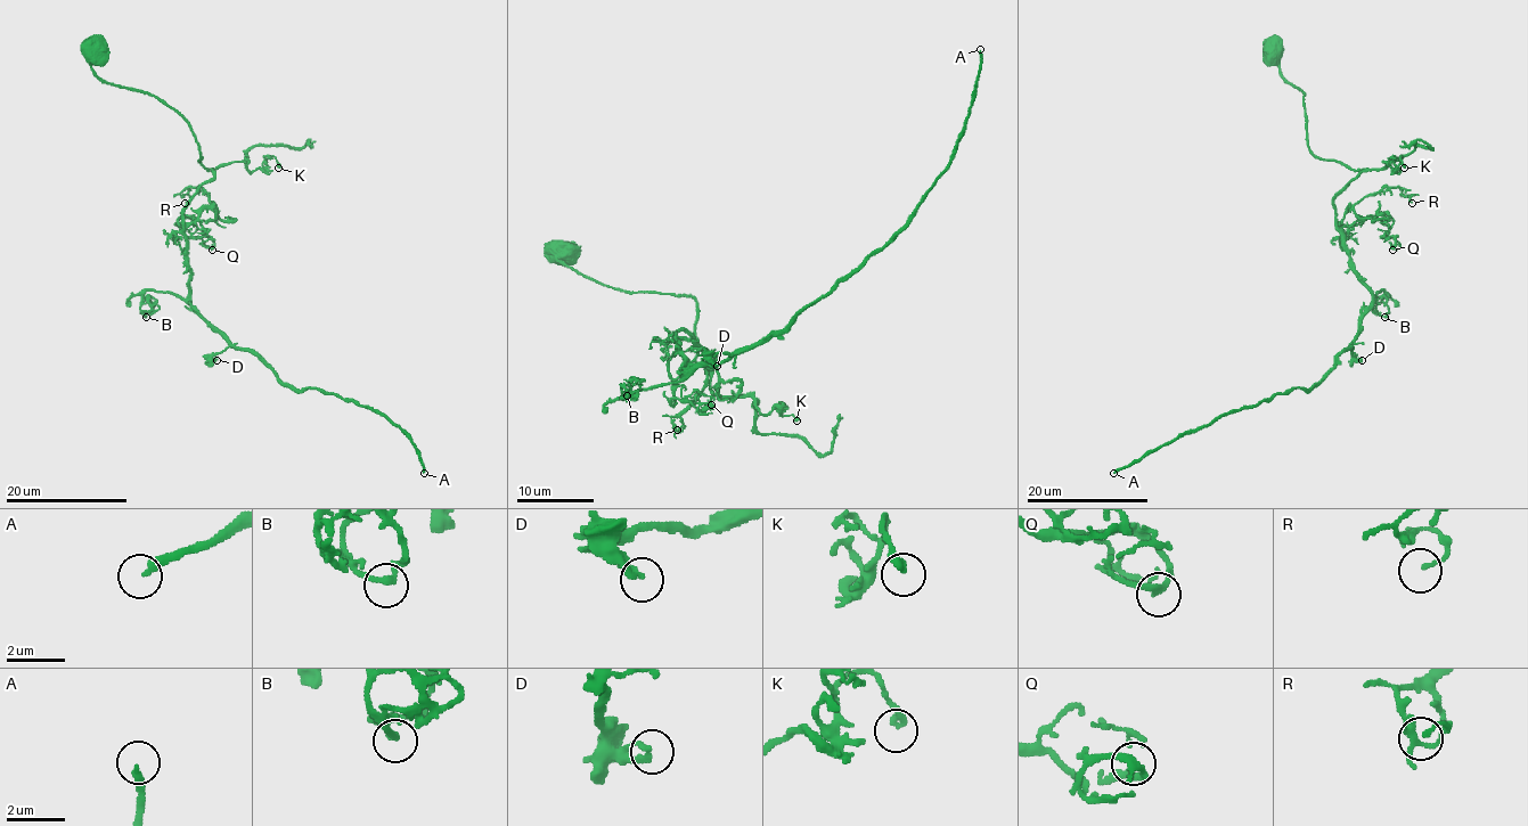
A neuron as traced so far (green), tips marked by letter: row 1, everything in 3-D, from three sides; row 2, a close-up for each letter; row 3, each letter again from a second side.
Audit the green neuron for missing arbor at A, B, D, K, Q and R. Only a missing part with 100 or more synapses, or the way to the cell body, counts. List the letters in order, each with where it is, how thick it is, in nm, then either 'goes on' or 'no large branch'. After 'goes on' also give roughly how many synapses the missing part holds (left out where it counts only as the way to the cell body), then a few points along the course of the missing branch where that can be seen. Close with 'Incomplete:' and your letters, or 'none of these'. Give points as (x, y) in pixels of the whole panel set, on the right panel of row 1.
A: at (1113, 473); 280 nm thick; goes on; about 600 synapses
B: at (1384, 317); 160 nm thick; no large branch
D: at (1362, 360); 240 nm thick; no large branch
K: at (1404, 168); 260 nm thick; no large branch
Q: at (1392, 250); 200 nm thick; no large branch
R: at (1412, 203); 120 nm thick; no large branch
Incomplete: A

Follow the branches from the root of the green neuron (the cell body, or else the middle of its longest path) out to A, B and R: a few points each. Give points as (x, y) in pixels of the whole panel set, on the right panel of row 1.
A: (1272, 54), (1304, 92), (1309, 149), (1365, 170), (1333, 205), (1371, 307), (1308, 390), (1222, 414), (1113, 473)
B: (1272, 54), (1304, 92), (1309, 149), (1365, 170), (1333, 199), (1334, 228), (1384, 317)
R: (1272, 54), (1304, 92), (1309, 149), (1365, 170), (1333, 199), (1334, 218), (1389, 188), (1413, 194), (1412, 203)

